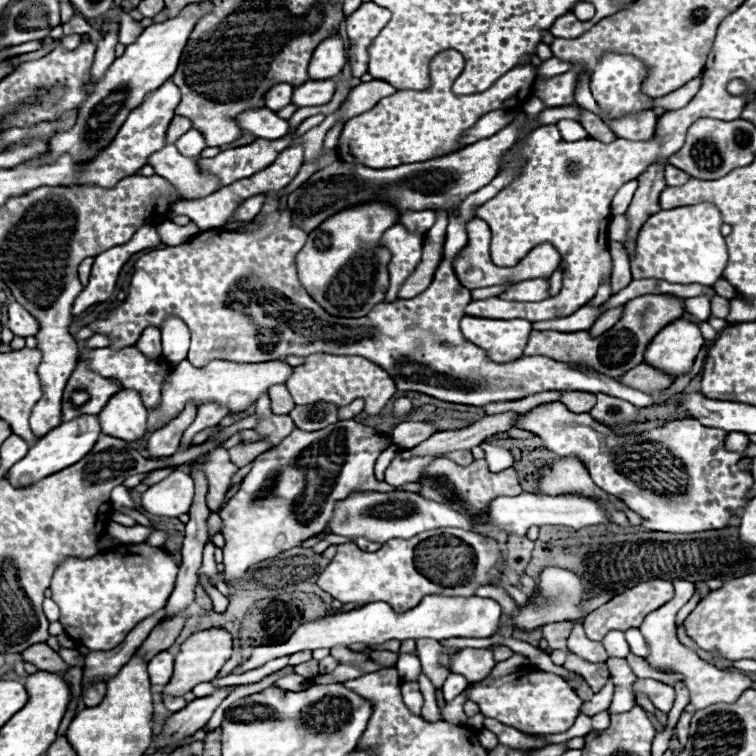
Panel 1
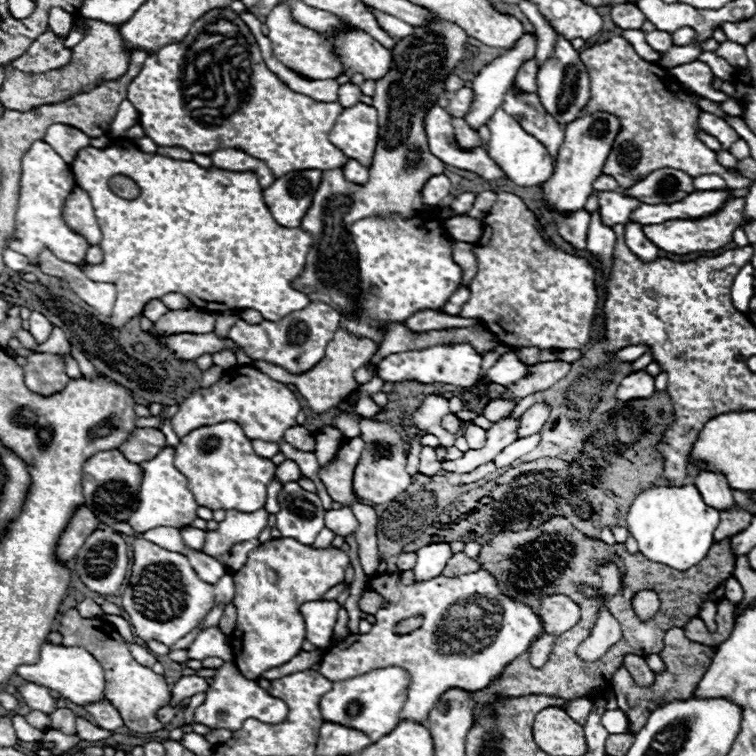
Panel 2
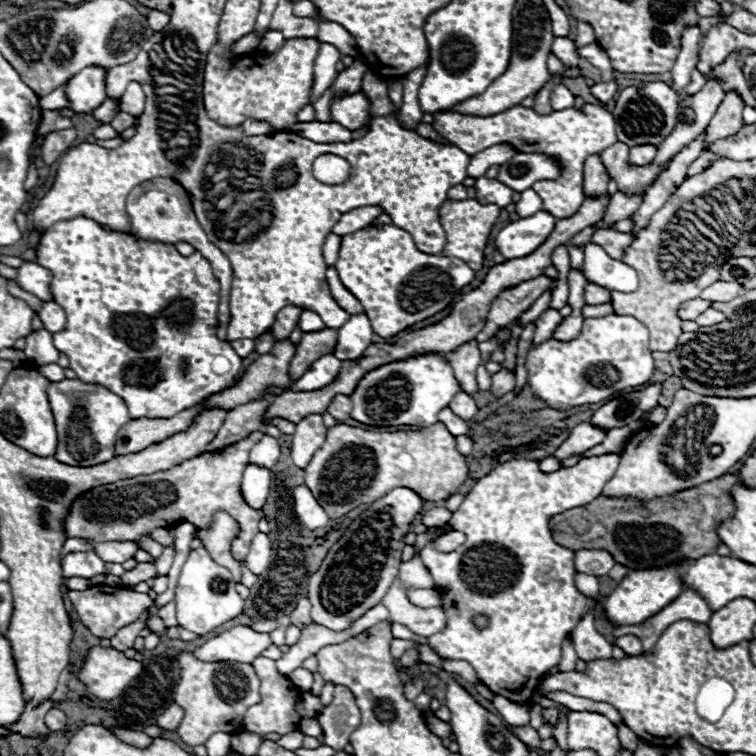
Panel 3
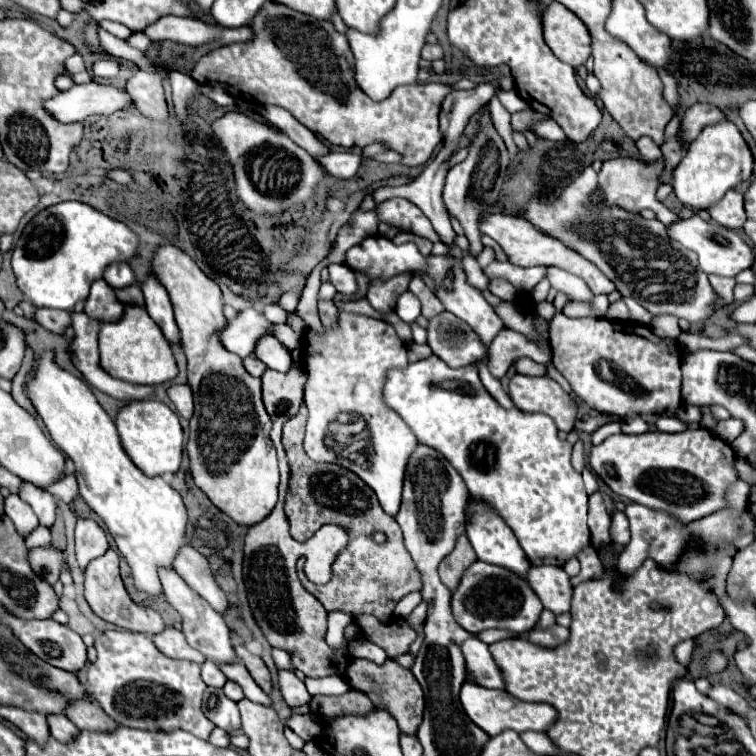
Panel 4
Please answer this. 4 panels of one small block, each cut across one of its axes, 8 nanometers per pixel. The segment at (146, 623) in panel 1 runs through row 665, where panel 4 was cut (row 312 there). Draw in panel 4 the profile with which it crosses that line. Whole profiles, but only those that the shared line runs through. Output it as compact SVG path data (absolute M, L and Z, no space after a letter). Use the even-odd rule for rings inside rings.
M96 280L86 298L84 312L98 322L118 322L124 314L124 308L126 306L118 302L114 290L104 280Z

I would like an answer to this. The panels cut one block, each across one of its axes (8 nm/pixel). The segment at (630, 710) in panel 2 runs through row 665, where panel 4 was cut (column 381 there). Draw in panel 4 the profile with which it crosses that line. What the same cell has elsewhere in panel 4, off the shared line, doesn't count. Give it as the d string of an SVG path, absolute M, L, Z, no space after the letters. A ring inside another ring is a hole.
M356 658L350 662L350 666L346 670L346 680L354 690L362 690L376 708L390 712L396 718L398 728L404 734L414 736L418 732L418 726L422 724L422 714L424 714L424 694L422 694L418 680L414 678L414 674L410 670L398 666L394 660L386 660L380 666L370 660Z

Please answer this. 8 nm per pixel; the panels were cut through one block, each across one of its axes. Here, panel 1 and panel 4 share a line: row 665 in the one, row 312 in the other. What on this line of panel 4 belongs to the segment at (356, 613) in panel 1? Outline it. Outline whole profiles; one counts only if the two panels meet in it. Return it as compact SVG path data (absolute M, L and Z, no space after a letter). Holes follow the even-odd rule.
M248 308L240 312L234 320L228 320L228 326L222 330L220 340L230 352L246 358L254 354L254 346L258 344L258 338L272 334L272 328L274 322L268 322L262 310Z

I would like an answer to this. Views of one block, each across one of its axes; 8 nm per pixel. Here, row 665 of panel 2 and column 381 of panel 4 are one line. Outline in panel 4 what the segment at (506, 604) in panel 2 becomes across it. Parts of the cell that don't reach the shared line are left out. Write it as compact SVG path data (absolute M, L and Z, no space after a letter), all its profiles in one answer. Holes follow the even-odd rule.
M338 312L338 316L340 316L338 330L326 328L324 336L318 336L314 330L308 330L304 334L304 350L308 352L304 360L308 374L308 382L304 388L304 402L310 410L304 448L314 462L338 464L358 474L376 492L382 510L386 510L386 514L390 516L396 516L402 498L406 462L410 460L410 454L414 454L414 450L418 448L418 440L408 430L406 422L398 414L394 414L394 410L390 410L386 402L382 402L382 386L386 382L386 374L390 368L406 368L408 364L406 346L400 342L394 328L384 320L350 312Z

